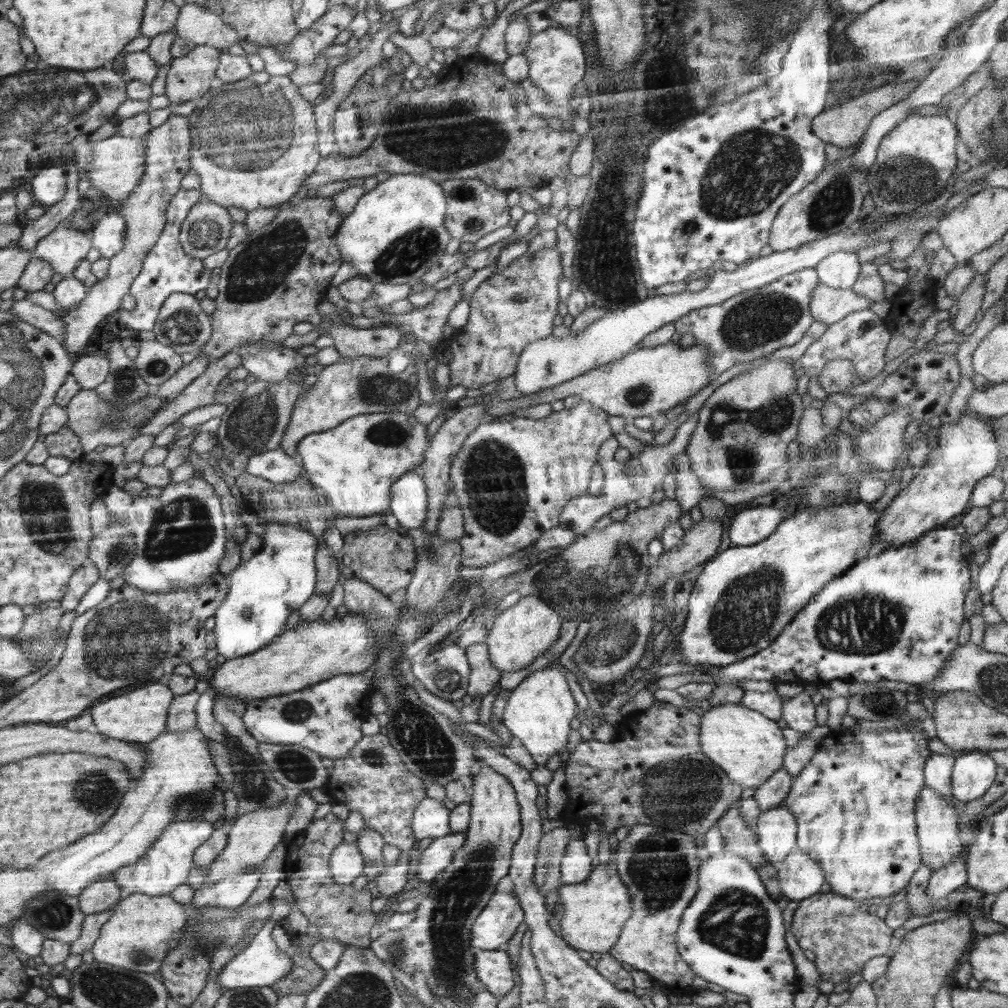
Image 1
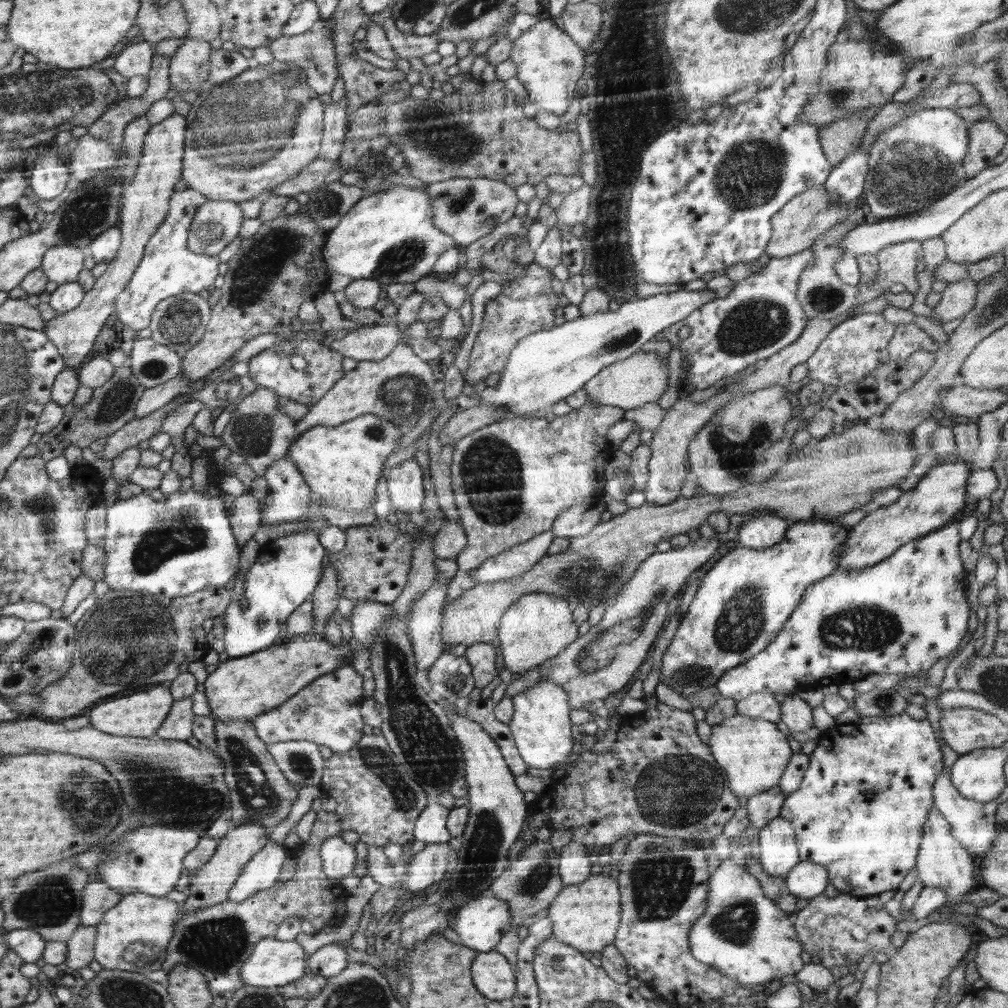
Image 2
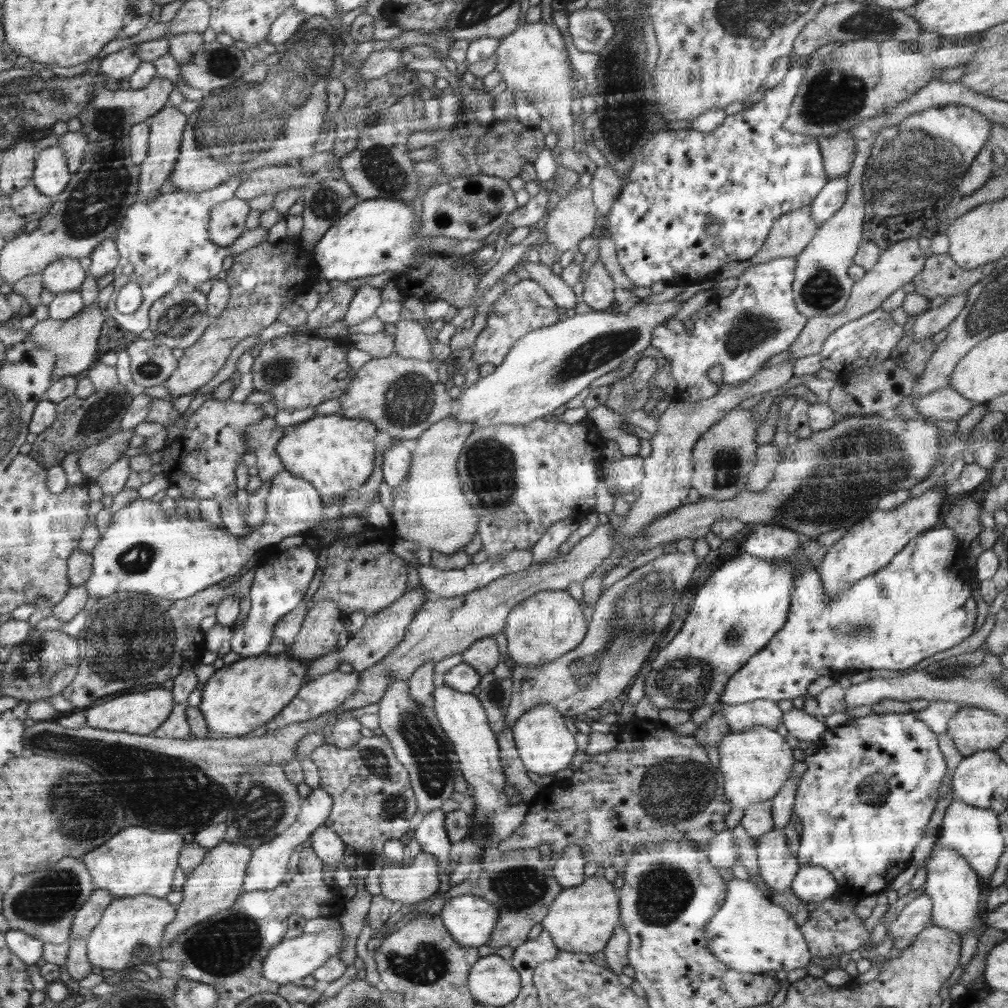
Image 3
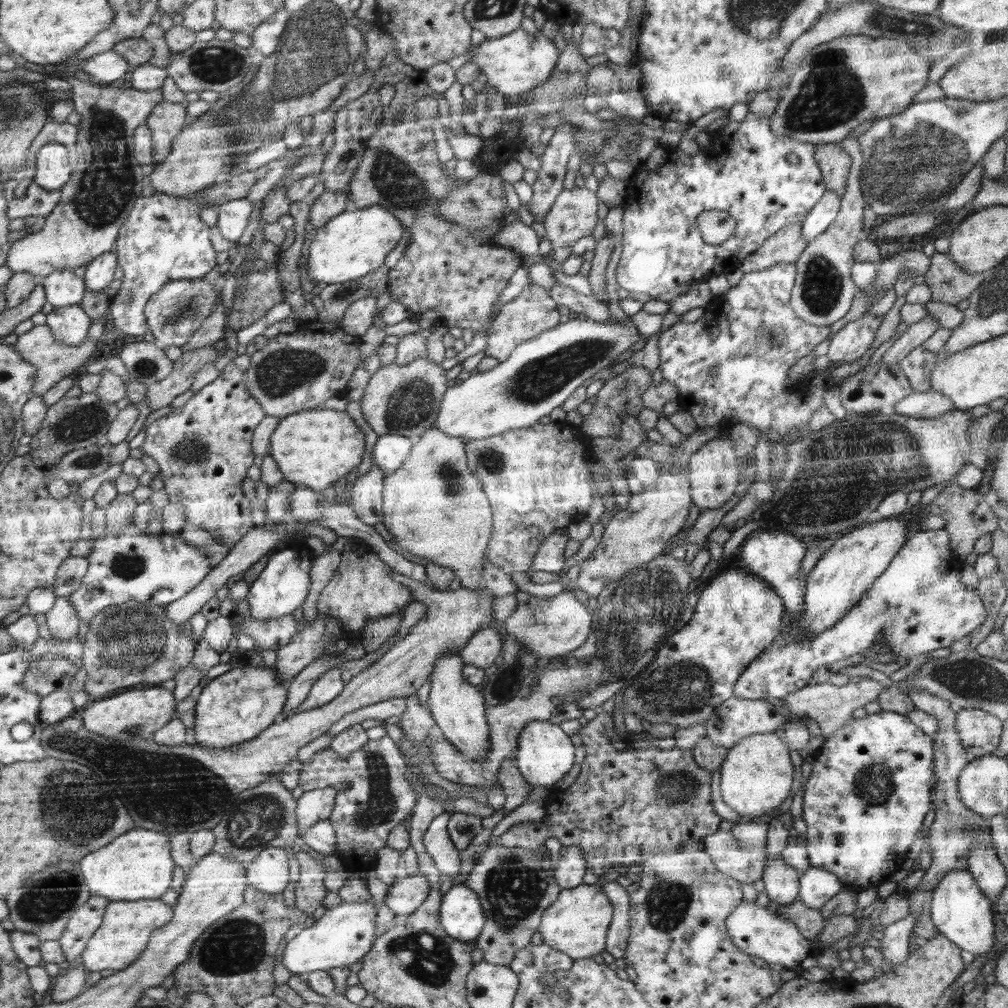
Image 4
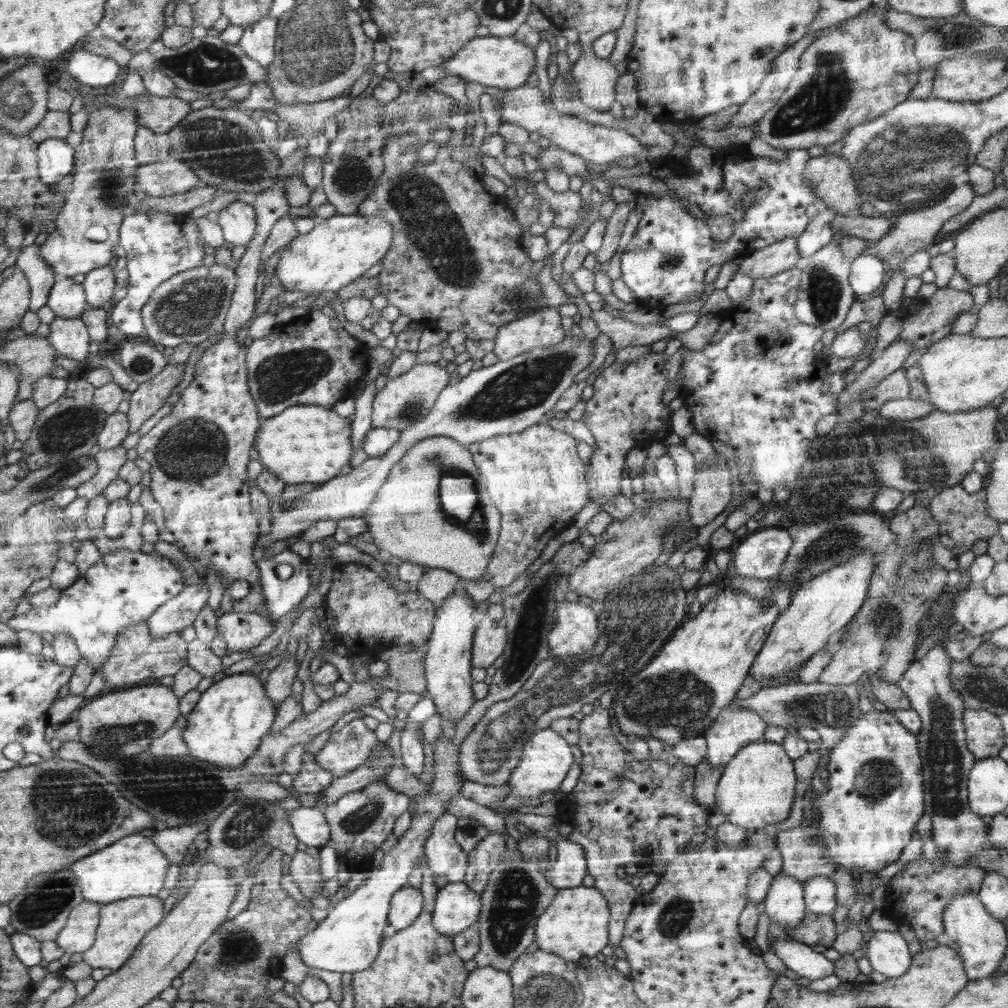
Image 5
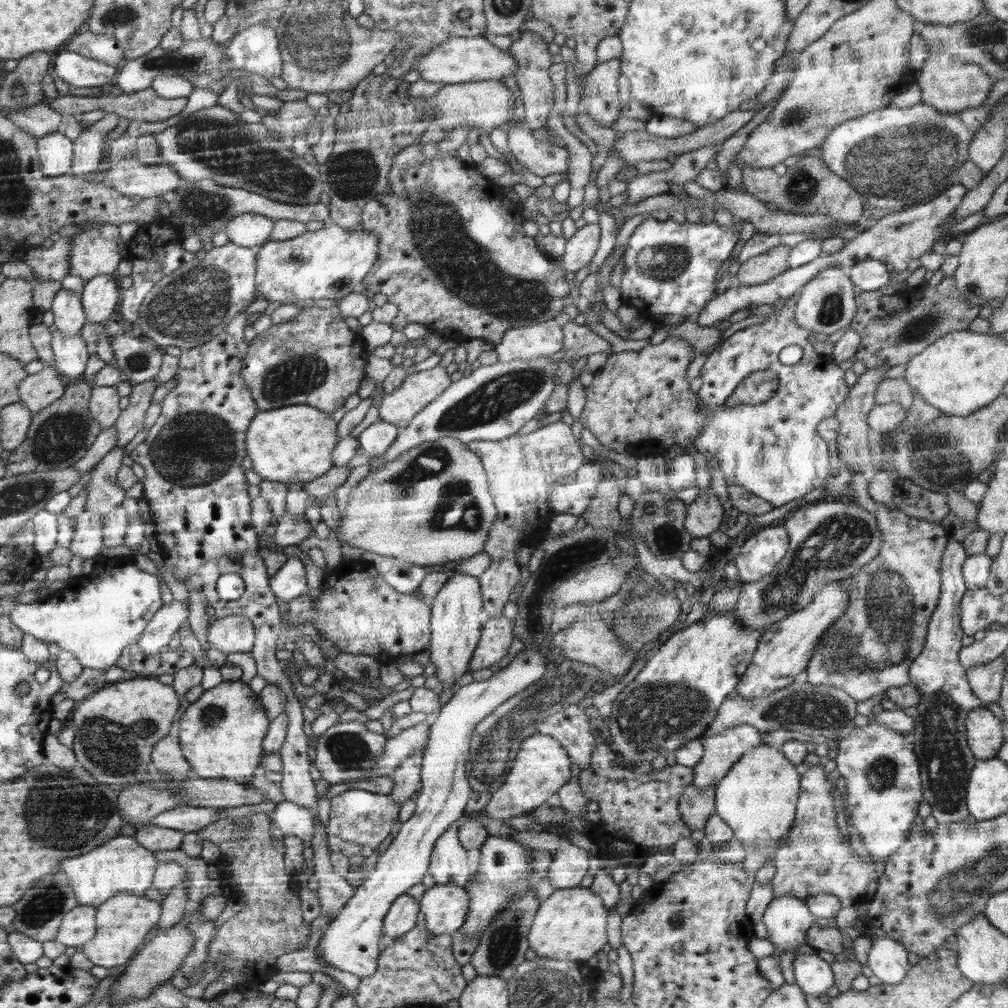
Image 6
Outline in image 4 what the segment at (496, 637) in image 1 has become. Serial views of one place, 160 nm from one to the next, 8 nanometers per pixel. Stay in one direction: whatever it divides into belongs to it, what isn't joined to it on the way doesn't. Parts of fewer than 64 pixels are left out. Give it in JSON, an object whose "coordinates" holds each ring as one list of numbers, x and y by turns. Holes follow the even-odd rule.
{"coordinates":[[570,590,556,596,542,598,531,595,526,604,517,604,516,609,504,621,504,633,523,644,528,652,538,657,552,658,576,651,586,642,593,628,592,611,578,601]]}

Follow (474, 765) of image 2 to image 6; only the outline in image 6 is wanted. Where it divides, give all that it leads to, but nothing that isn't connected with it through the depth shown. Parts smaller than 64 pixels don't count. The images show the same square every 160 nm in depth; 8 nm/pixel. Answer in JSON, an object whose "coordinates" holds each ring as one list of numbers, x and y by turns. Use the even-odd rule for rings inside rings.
{"coordinates":[[455,571,438,591,431,606,432,642,428,646,431,652,430,662,436,668,435,678,447,688,458,688,454,686,454,682,468,672,468,662,473,658,474,650,477,650,478,638,481,638,483,626,480,612,483,598,480,598,480,585,478,577]]}

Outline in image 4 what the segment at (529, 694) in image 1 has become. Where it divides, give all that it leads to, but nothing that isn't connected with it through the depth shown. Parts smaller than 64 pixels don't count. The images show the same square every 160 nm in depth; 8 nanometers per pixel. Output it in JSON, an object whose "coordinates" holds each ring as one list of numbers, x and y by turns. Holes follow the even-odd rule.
{"coordinates":[[534,720,524,732,521,732,521,747,518,748,517,766,523,777,532,787,553,786,574,764,574,746,568,733,562,732,560,725,549,721]]}

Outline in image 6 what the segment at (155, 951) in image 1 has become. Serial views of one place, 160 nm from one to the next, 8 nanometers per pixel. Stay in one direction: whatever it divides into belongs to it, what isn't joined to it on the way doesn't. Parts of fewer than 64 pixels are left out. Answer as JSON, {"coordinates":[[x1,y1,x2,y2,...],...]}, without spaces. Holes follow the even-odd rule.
{"coordinates":[[120,892,96,907,97,932,84,945,83,952,95,966,112,968,127,965,144,942,148,930,160,918,160,902,150,900,145,895]]}

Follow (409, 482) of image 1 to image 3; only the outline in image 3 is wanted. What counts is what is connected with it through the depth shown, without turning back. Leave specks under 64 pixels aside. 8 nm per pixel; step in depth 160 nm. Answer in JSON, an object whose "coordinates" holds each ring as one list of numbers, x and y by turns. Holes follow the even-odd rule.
{"coordinates":[[402,439,391,449,383,451,380,462,382,462,384,482,393,489,406,481,411,463,412,448,411,442]]}

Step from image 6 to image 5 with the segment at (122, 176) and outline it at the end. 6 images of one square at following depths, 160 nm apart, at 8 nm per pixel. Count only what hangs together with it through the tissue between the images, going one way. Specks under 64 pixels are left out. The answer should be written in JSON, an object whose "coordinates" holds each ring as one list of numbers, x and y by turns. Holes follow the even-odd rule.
{"coordinates":[[174,155,139,165,136,176,136,190,154,197,173,196,178,192,190,191,200,180,190,164]]}

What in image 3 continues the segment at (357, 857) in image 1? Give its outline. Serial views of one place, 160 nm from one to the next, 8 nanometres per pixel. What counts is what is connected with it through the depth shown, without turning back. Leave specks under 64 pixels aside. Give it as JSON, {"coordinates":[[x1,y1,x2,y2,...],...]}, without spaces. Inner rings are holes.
{"coordinates":[[325,825,320,826,310,835,309,842,314,850,313,853,324,862,326,868,336,868,338,862,343,860,346,845,338,834]]}

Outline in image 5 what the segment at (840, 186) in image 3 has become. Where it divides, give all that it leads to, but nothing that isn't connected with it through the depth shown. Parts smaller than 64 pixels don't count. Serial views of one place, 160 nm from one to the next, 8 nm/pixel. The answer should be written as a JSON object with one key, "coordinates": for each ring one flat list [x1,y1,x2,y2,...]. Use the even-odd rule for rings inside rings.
{"coordinates":[[820,205,818,214,809,220,806,230,797,238,796,250,801,254,800,258,810,258,811,254,832,241,834,232,830,223,836,214,832,208]]}

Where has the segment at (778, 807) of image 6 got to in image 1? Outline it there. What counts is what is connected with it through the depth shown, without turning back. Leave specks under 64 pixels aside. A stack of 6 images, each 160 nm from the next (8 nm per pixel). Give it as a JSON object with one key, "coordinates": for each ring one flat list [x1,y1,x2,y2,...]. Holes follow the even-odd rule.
{"coordinates":[[738,704,714,706,702,716,700,735,702,753,714,763,722,766,730,780,744,788,760,786,777,770,783,768,783,758,789,749,783,730,774,720]]}

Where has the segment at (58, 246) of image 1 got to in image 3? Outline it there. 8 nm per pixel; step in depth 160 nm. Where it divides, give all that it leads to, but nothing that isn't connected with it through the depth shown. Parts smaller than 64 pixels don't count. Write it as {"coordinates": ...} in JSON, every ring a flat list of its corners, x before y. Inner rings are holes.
{"coordinates":[[66,258,54,260,52,264,41,273,44,286,54,294,79,291,86,280,87,272,82,269,79,260]]}

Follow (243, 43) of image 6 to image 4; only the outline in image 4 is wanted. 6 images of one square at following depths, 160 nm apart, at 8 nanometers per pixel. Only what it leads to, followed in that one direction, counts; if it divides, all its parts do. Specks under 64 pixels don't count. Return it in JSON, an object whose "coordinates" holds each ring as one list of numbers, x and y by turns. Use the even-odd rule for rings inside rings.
{"coordinates":[[282,10,273,14,268,20,257,27,257,30,250,34,253,47,264,56,268,56,278,48,278,41,282,32,287,27,291,17,290,13]]}

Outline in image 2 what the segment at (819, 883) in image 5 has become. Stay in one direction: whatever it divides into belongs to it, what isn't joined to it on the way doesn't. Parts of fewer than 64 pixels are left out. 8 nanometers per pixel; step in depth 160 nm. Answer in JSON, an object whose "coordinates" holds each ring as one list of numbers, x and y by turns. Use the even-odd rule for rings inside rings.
{"coordinates":[[798,861,784,879,793,900,821,895,829,884,826,868,813,862]]}

